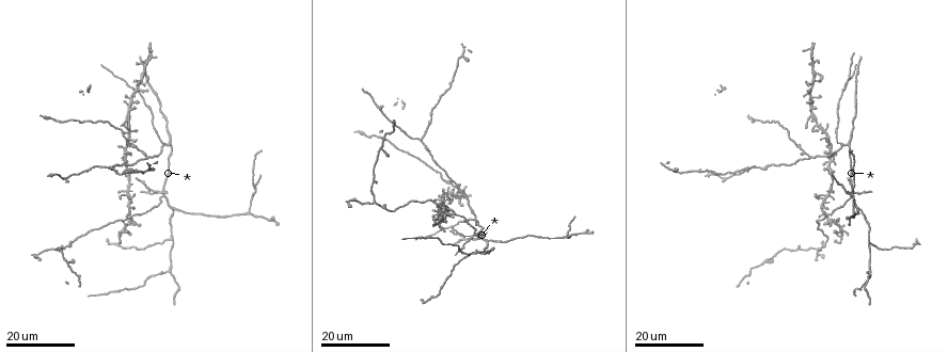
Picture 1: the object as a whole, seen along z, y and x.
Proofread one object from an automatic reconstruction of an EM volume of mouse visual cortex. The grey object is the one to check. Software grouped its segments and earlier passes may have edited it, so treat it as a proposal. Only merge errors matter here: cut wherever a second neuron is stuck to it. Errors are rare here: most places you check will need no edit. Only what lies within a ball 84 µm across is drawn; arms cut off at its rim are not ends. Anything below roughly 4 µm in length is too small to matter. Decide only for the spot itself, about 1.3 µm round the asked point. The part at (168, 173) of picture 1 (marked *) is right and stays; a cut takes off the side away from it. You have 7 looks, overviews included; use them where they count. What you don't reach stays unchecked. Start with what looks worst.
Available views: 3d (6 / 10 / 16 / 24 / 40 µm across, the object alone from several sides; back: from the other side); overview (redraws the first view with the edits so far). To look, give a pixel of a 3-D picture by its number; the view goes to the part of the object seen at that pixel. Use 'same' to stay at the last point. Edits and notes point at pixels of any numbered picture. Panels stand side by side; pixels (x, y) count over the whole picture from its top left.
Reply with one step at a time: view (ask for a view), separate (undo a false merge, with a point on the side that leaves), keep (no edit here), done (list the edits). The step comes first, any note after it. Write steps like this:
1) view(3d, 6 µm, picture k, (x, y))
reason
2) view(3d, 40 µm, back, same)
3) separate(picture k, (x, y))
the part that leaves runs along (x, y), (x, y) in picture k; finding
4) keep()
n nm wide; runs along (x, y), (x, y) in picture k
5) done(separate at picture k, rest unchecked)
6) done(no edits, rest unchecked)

view(3d, 24 µm, picture 1, (253, 195))
arms part here

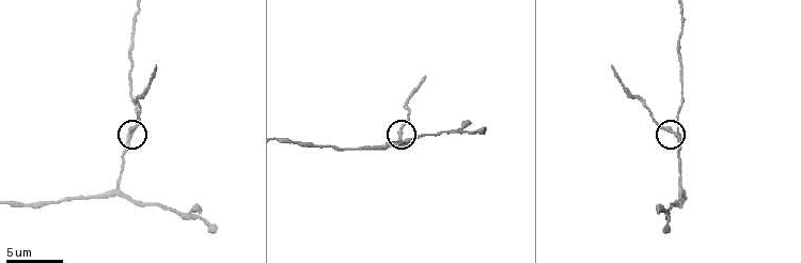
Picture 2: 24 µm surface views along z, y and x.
view(3d, 6 µm, picture 2, (679, 131))
closer look

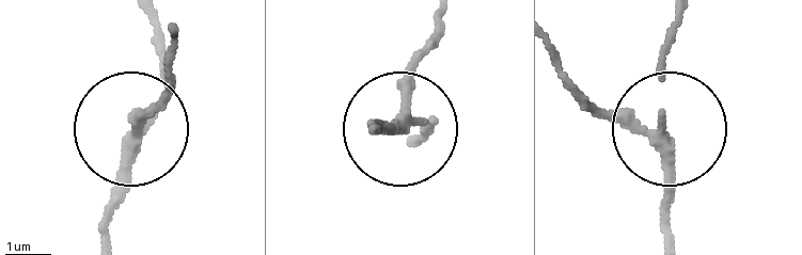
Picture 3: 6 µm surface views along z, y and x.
keep()
side arm 9 µm; runs along (669, 244), (660, 133), (607, 122), (577, 99) in picture 3; one neuron here

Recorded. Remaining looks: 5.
view(3d, 16 µm, picture 1, (156, 193))
branch point

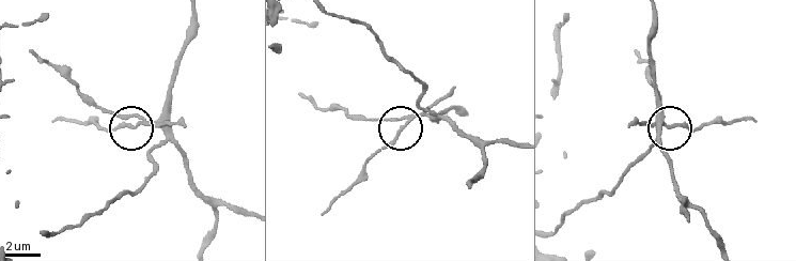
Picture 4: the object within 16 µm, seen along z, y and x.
view(3d, 10 µm, picture 4, (134, 124))

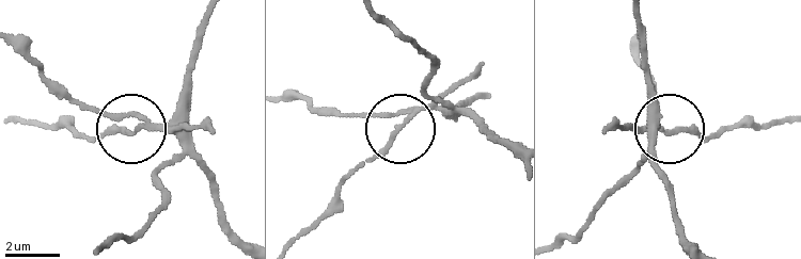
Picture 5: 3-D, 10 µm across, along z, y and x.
separate(picture 5, (125, 133))
the part that leaves runs along (155, 125), (89, 139), (66, 125), (19, 120) in picture 5; two neurons meet here

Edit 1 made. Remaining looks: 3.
view(3d, 16 µm, picture 1, (131, 218))
four or more arms meet

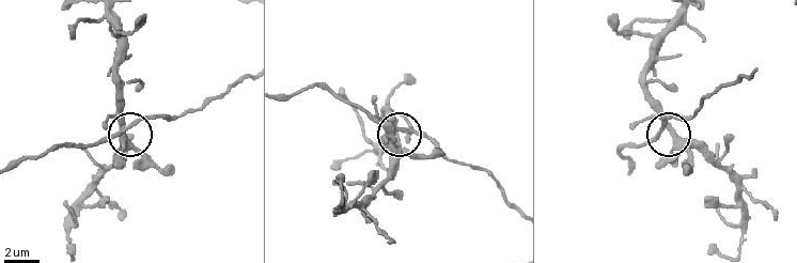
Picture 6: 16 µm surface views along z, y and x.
view(3d, 6 µm, picture 6, (122, 125))

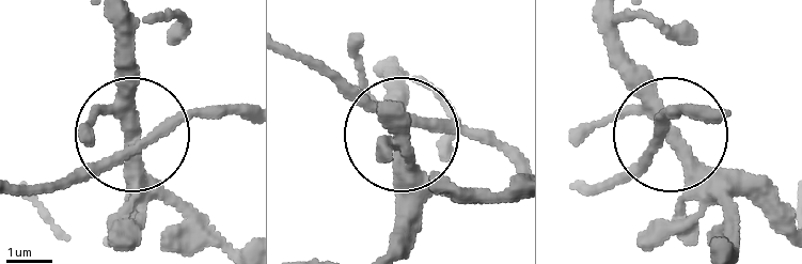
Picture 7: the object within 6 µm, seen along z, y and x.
keep()
5 arms; runs along (245, 114), (134, 130), (129, 49) in picture 7; continuous, no second neuron

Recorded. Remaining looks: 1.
done(separate at picture 5, rest unchecked)

